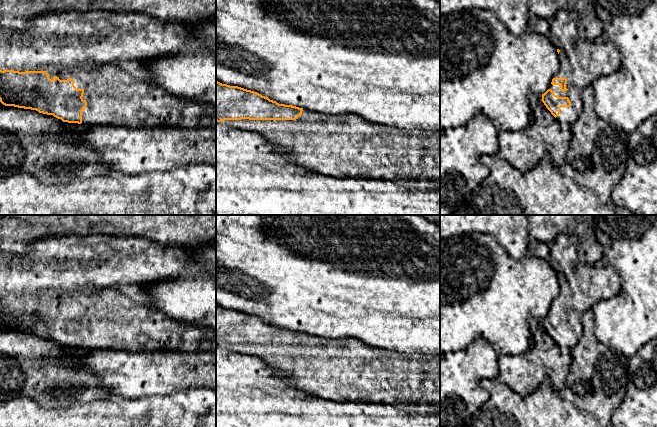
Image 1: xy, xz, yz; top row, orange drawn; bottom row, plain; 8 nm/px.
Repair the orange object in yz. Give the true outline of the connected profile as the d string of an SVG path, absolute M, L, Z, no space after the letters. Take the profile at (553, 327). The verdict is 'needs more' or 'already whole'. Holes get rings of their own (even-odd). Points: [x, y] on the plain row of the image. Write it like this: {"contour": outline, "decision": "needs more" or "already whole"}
{"contour": "M559 234L549 244L548 261L557 272L560 292L552 303L549 313L542 318L542 326L559 347L574 348L583 332L581 315L592 310L593 305L602 300L616 296L620 290L621 280L616 271L609 266L595 266L582 263L578 256L578 239L569 234Z", "decision": "needs more"}

